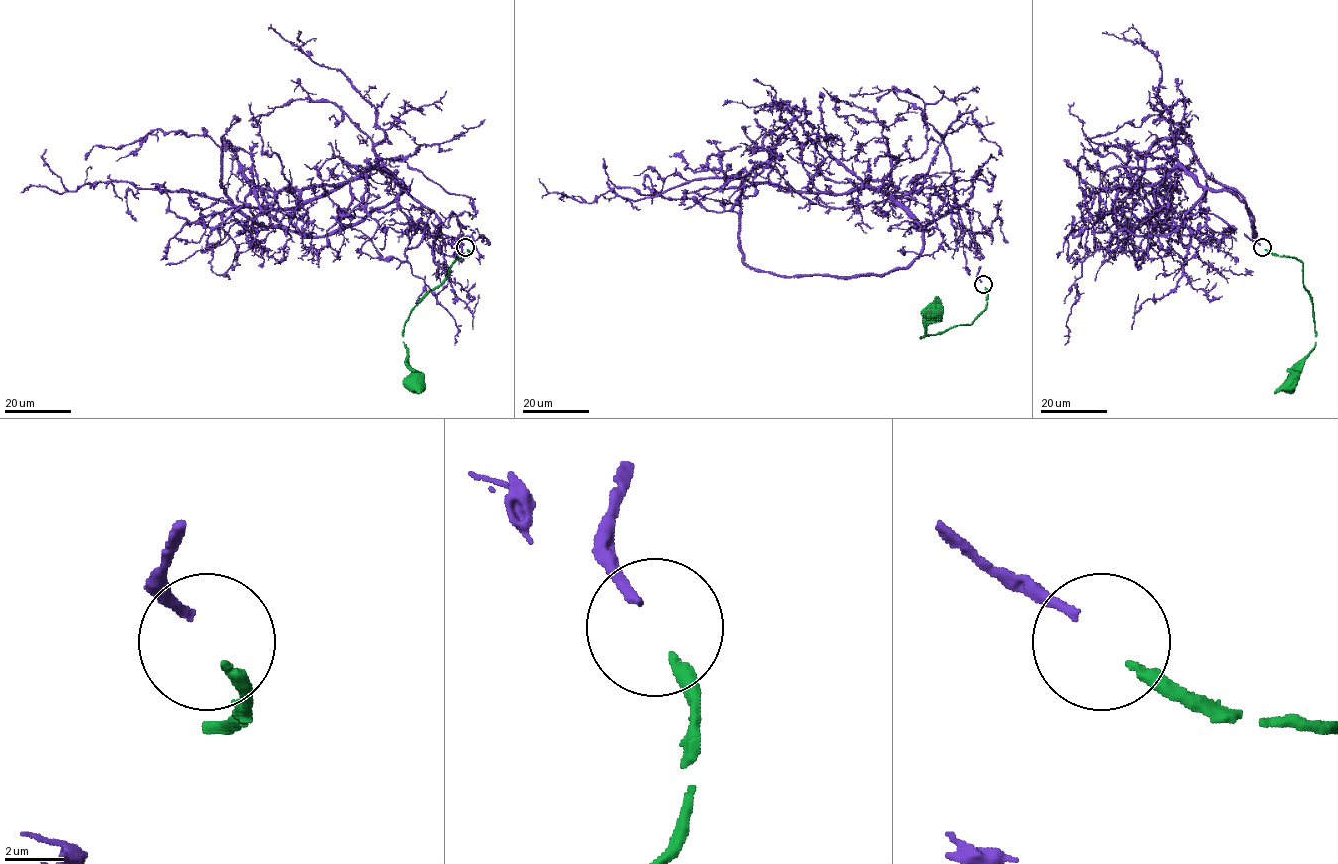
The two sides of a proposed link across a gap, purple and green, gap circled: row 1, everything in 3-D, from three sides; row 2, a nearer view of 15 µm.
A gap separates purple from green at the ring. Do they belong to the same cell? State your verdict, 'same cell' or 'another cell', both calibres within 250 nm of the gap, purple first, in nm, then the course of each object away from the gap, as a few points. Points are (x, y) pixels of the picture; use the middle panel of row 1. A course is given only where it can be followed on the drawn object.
same cell | 320/280 nm | purple via (981, 282), (966, 203), (923, 228), (906, 267), (780, 276), (744, 262), (734, 212), (617, 187), (603, 158) | green via (985, 287), (987, 308), (971, 324), (951, 327), (921, 338), (929, 318), (927, 311), (932, 313)

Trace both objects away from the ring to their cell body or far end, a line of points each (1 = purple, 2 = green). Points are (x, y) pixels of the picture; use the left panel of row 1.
1: (463, 245), (452, 211), (448, 227), (405, 190), (329, 234), (262, 227), (208, 136), (155, 129), (85, 160)
2: (467, 249), (469, 255), (453, 263), (405, 323), (403, 342), (411, 369), (409, 382), (414, 384)

